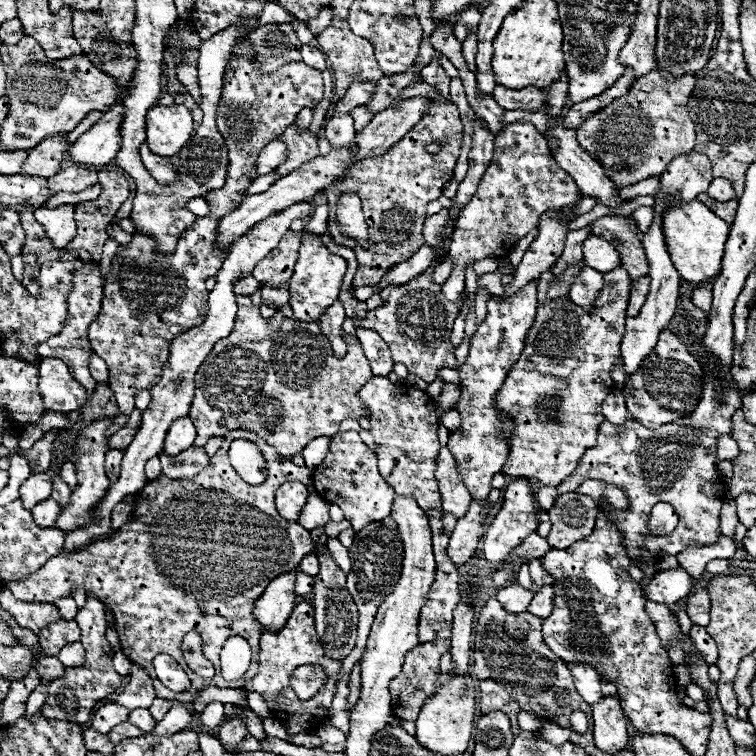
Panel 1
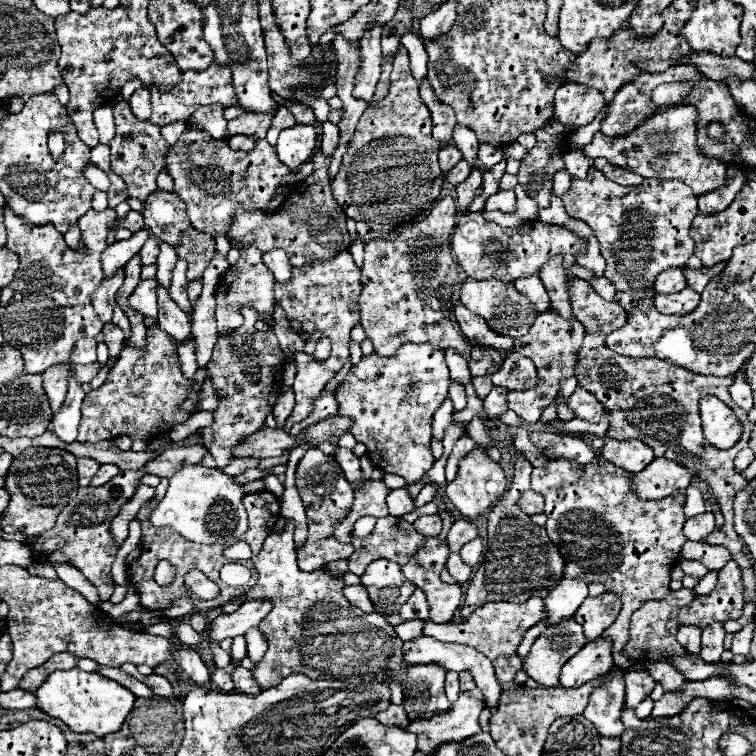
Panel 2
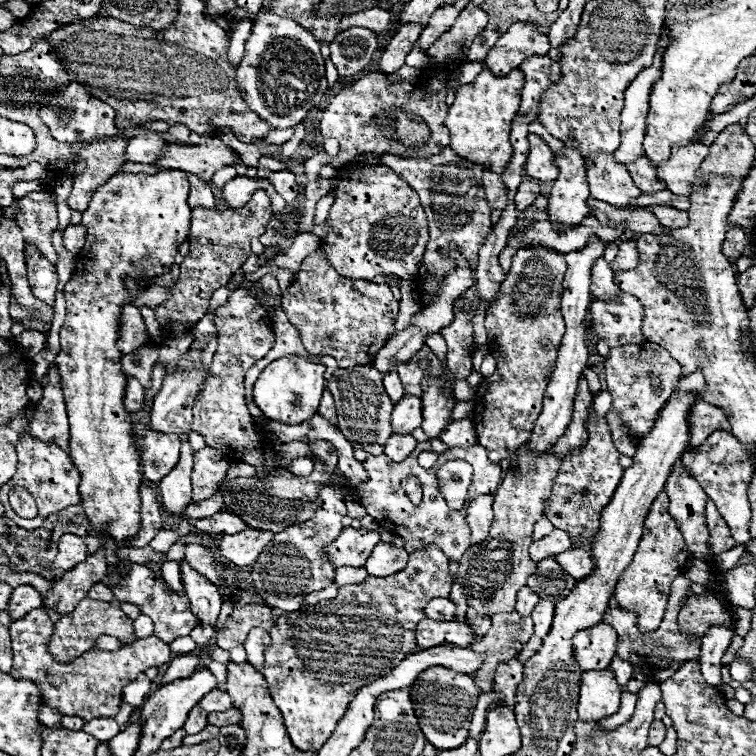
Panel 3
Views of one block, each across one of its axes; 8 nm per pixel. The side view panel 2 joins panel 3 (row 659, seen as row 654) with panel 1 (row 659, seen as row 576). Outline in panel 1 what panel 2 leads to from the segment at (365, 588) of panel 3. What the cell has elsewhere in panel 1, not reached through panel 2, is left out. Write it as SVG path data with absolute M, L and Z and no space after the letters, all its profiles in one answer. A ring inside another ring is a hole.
M300 602L294 606L286 626L280 632L276 632L276 634L264 632L260 636L258 674L250 682L246 682L244 690L246 692L260 692L272 712L282 712L282 714L274 714L274 718L278 718L286 726L286 732L290 736L294 736L298 732L314 732L320 726L320 722L322 724L326 722L326 718L330 716L330 710L332 710L332 700L334 700L335 694L334 684L340 680L338 678L340 672L342 672L342 662L330 660L324 656L324 648L322 648L320 638L314 630L314 608L308 602ZM304 664L320 664L320 666L324 666L327 674L327 682L323 690L307 701L298 700L290 688L292 670L296 670L296 666L304 666Z

